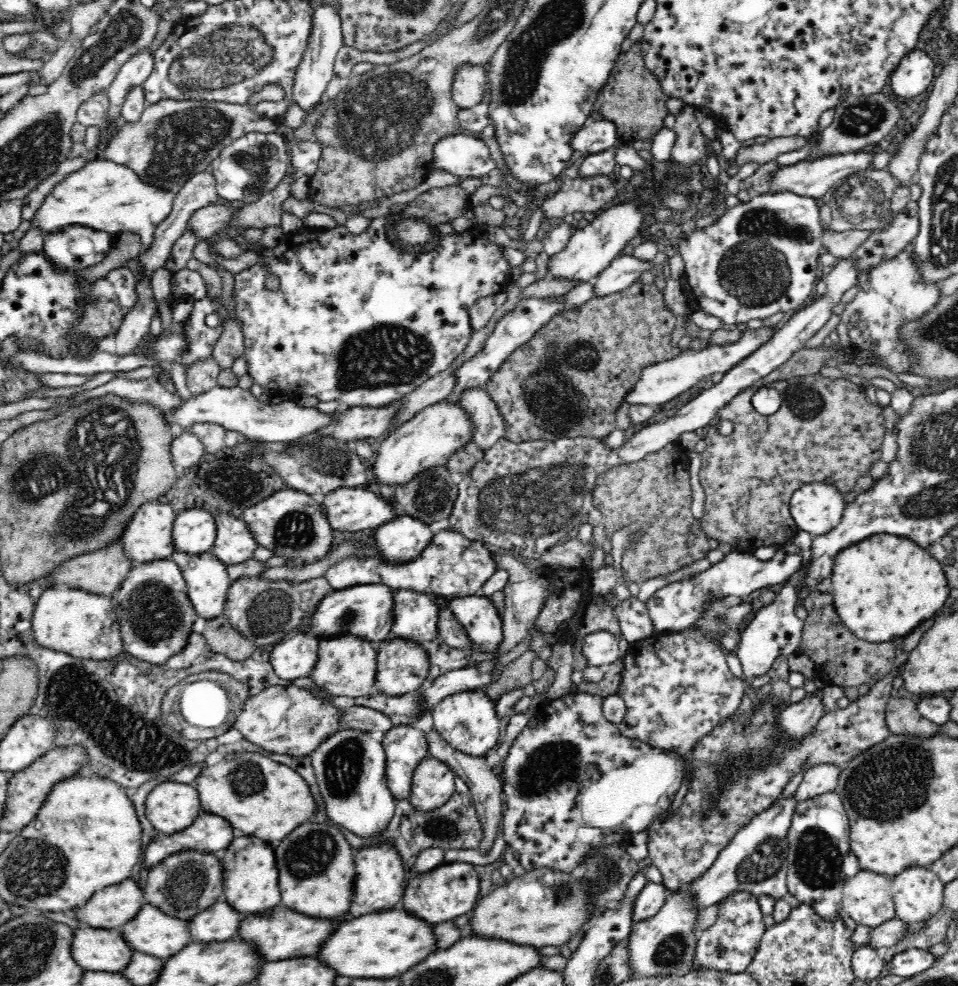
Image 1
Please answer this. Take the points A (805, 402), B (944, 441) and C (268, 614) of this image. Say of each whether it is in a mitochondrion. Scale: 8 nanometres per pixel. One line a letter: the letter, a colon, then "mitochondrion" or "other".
A: mitochondrion
B: mitochondrion
C: mitochondrion

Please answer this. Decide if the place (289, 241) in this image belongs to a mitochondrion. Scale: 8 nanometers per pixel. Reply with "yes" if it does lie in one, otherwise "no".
no

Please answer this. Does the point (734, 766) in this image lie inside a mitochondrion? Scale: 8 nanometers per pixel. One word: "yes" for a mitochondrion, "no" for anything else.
yes

